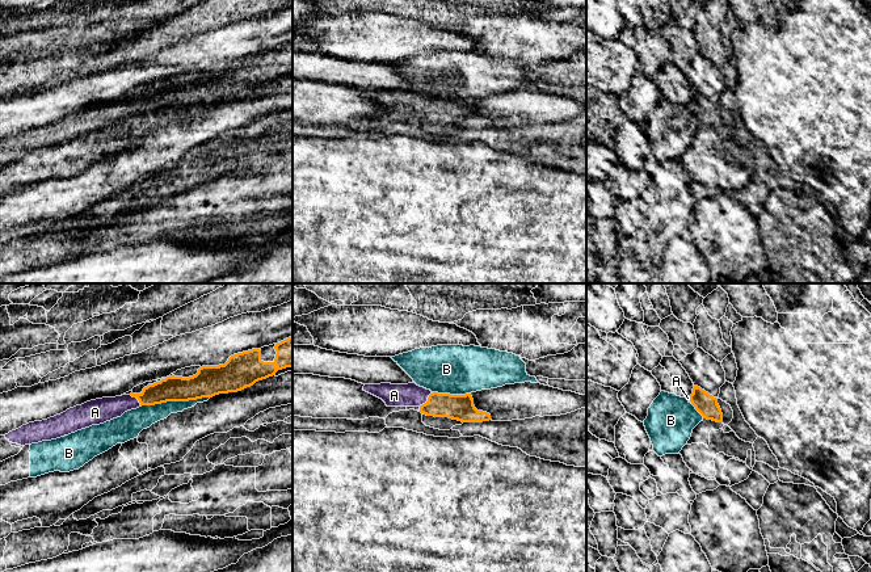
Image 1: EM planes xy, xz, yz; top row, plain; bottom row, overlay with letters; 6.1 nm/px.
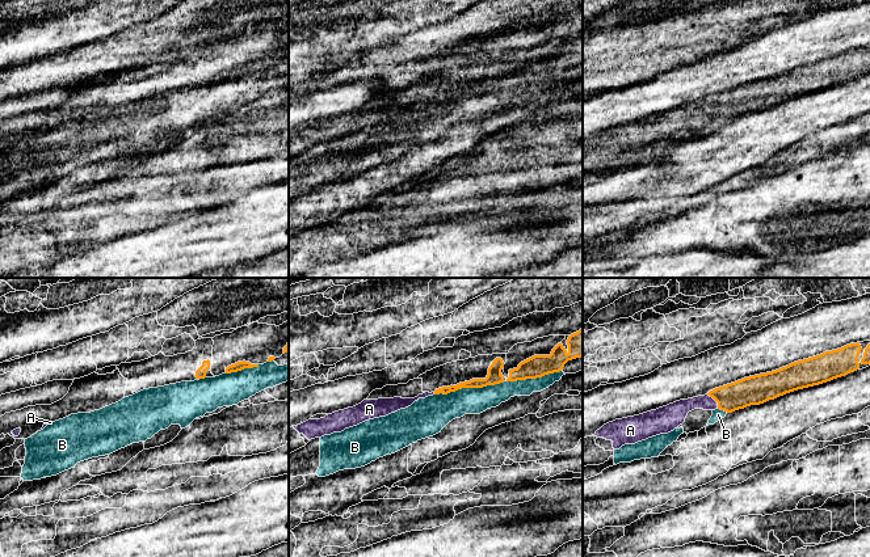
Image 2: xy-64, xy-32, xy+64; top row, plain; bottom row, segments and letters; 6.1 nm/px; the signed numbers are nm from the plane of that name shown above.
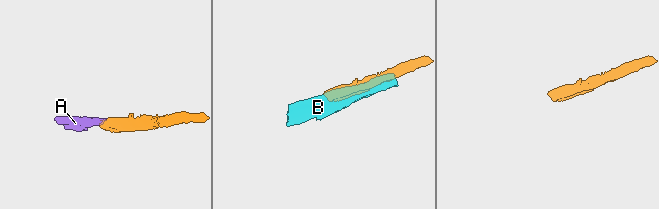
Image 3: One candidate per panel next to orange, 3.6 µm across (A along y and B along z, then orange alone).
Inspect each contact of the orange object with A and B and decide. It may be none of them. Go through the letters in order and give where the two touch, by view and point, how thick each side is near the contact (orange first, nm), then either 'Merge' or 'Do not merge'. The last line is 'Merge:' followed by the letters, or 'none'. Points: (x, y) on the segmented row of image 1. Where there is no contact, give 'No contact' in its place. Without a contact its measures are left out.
A: Touches orange at xz (428, 400). Thickness 160 nm (orange) against 140 nm. Merge
B: Touches orange at xy (175, 400). Thickness 190 nm (orange) against 140 nm. Do not merge
Merge: A

